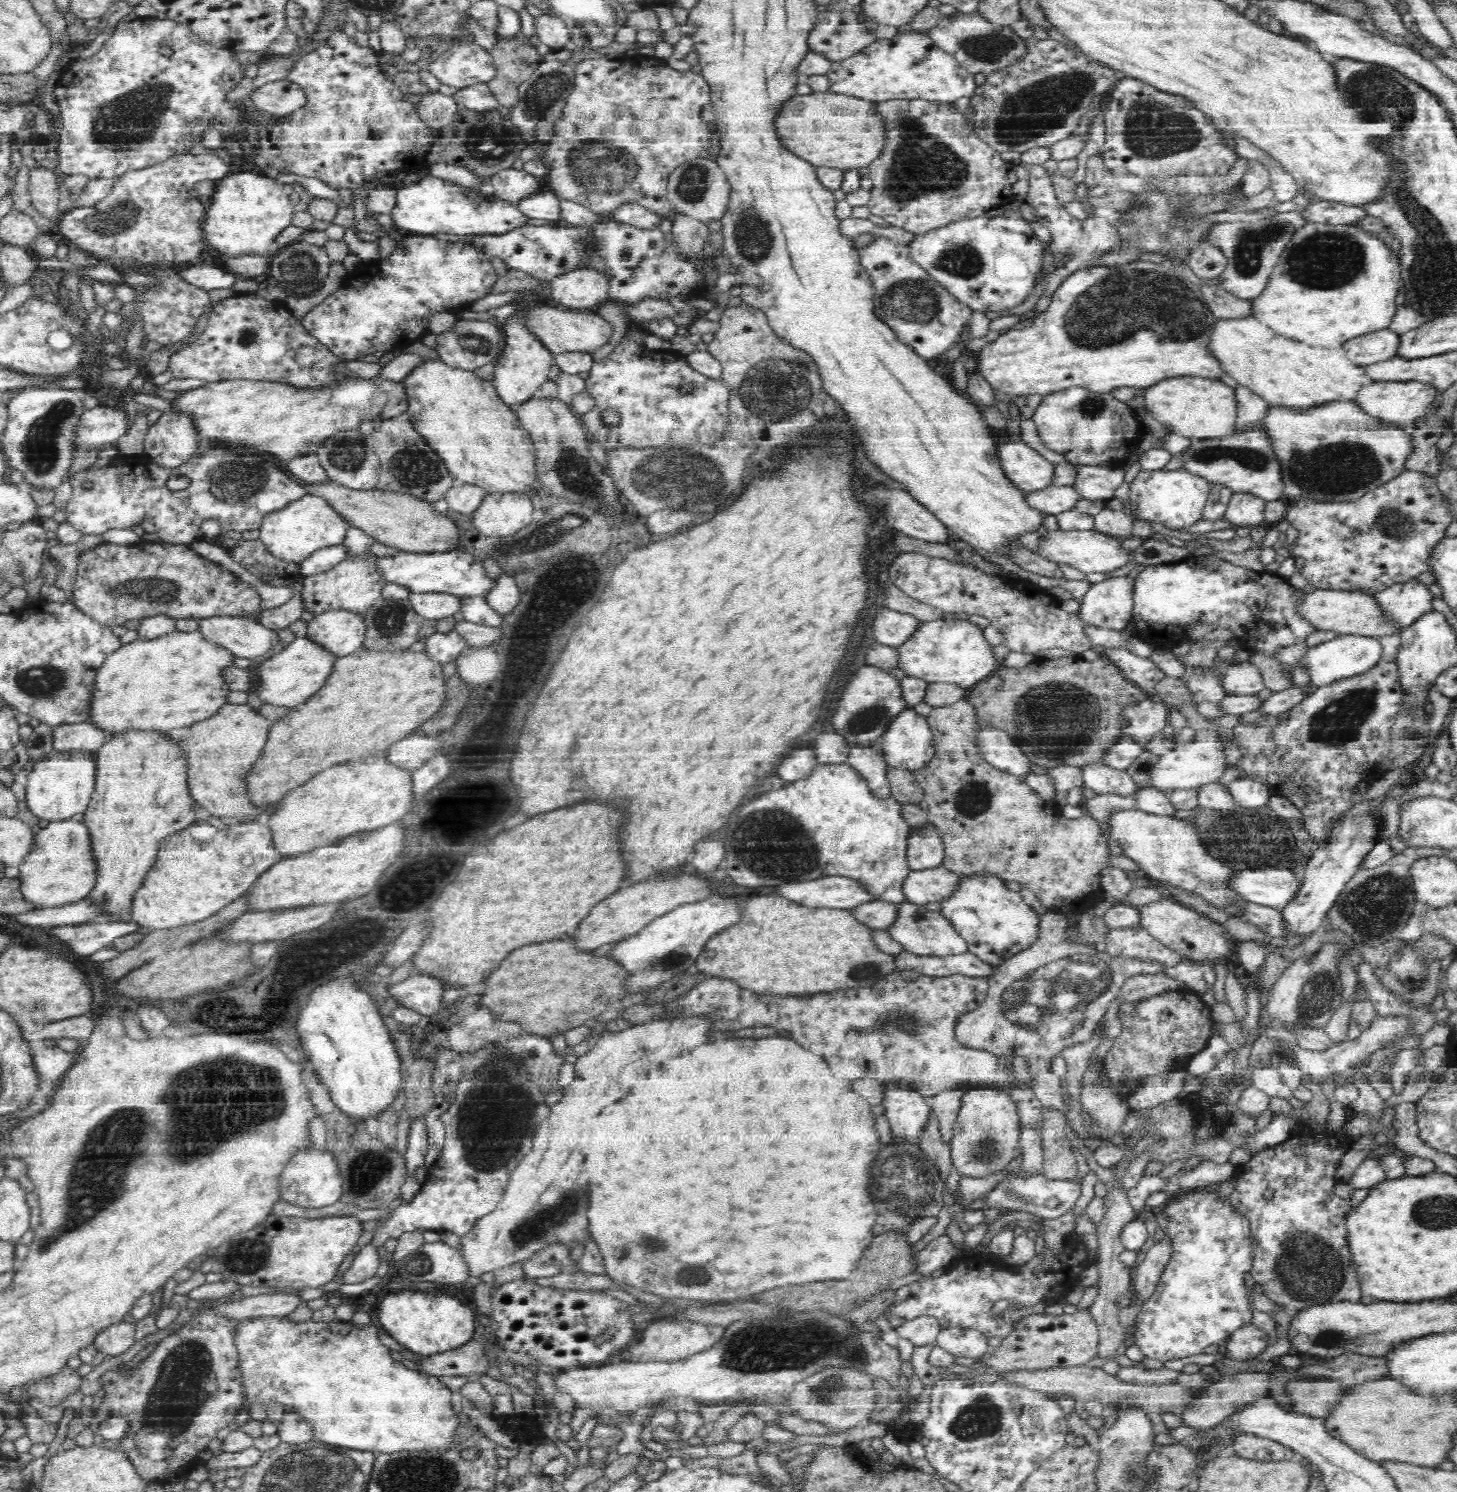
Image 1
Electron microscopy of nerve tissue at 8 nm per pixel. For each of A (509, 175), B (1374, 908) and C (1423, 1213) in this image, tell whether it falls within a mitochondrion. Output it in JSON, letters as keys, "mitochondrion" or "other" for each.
{"A":"other","B":"mitochondrion","C":"mitochondrion"}

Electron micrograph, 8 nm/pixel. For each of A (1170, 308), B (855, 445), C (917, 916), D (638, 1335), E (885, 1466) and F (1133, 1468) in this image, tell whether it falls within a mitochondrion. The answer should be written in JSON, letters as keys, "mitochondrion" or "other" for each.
{"A":"mitochondrion","B":"other","C":"mitochondrion","D":"other","E":"other","F":"mitochondrion"}

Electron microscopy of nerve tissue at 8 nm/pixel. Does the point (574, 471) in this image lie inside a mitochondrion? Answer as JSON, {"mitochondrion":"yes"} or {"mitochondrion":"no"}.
{"mitochondrion":"yes"}

